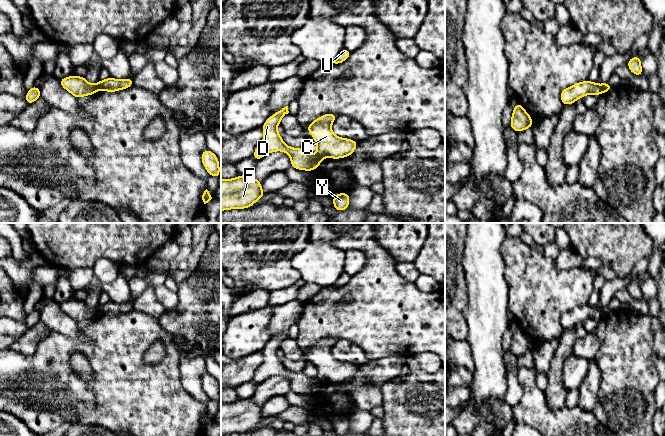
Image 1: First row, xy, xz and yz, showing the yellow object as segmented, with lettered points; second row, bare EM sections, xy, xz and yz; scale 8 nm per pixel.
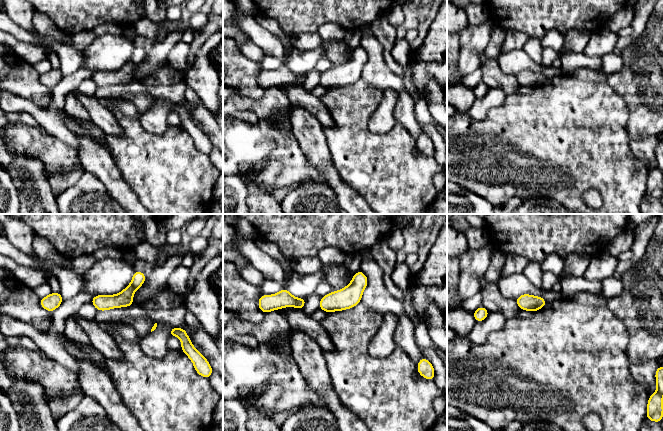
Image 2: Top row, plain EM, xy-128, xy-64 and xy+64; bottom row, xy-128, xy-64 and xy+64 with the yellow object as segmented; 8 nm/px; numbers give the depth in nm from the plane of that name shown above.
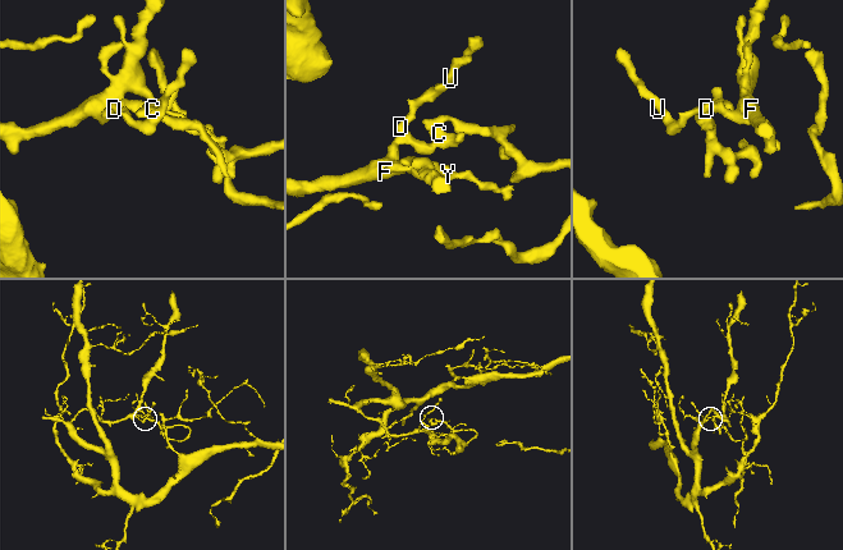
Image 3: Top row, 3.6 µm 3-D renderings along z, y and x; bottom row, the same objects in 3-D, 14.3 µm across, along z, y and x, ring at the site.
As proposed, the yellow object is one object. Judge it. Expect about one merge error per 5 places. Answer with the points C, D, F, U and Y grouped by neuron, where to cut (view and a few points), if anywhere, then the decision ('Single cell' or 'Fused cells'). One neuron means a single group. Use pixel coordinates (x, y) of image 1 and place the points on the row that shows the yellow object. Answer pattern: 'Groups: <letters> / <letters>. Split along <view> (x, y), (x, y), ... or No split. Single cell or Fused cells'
Groups: C / D F U Y. Split along xy (98, 83), (98, 88), (95, 91). Fused cells

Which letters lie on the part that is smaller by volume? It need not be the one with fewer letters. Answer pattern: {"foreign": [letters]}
{"foreign": ["C"]}

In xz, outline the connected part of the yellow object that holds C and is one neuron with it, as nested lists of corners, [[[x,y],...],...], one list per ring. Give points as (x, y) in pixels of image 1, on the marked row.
[[[328,113],[312,121],[307,132],[312,134],[317,144],[317,155],[332,159],[340,159],[350,156],[354,153],[358,142],[352,139],[337,137],[331,125],[338,116]]]

